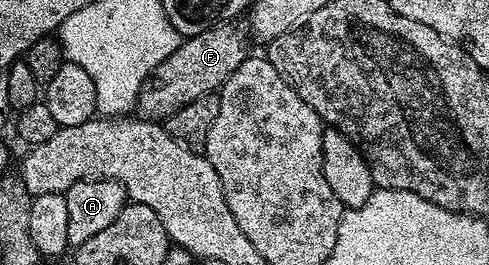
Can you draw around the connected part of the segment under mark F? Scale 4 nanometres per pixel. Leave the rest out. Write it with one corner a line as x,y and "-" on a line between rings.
237,23
216,25
213,29
203,31
194,37
186,37
181,45
159,67
155,67
152,75
145,80
137,96
136,112
142,118
164,122
179,107
187,107
191,99
199,99
199,95
217,93
225,80
243,63
247,56
245,37
247,33

